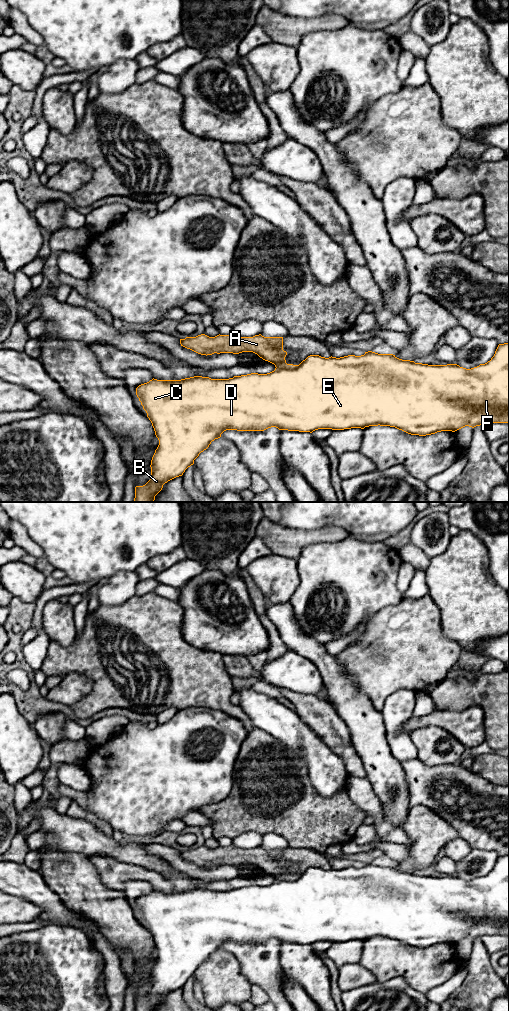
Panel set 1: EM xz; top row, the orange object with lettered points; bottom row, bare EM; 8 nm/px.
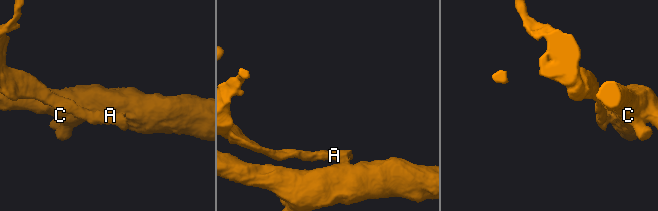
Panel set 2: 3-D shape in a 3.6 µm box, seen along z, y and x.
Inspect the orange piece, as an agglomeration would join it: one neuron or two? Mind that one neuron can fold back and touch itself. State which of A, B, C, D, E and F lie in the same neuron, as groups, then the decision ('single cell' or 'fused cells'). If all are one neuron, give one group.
A / B C D E F | fused cells

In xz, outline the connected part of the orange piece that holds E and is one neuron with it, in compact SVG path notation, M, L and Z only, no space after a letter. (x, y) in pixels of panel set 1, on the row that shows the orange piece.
M509 343L499 344L490 361L471 369L460 367L457 364L428 365L415 363L414 361L399 359L393 354L378 354L372 351L365 352L361 356L348 355L340 358L310 355L295 369L276 367L274 371L267 374L251 373L234 376L229 379L211 379L202 376L194 376L181 380L157 380L153 378L149 382L139 385L136 388L136 395L152 423L155 435L159 440L159 445L151 460L150 480L143 486L135 487L134 502L154 502L155 496L162 490L163 485L176 477L182 476L185 470L194 464L194 460L199 454L206 450L212 441L220 438L221 434L226 430L264 431L268 428L276 427L279 430L312 433L318 429L364 429L365 427L380 425L395 427L411 435L426 436L441 431L455 432L465 426L474 428L484 423L509 423Z

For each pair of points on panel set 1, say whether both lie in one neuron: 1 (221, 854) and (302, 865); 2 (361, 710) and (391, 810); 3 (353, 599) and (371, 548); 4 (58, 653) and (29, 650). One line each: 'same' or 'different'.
1: same
2: same
3: same
4: different

